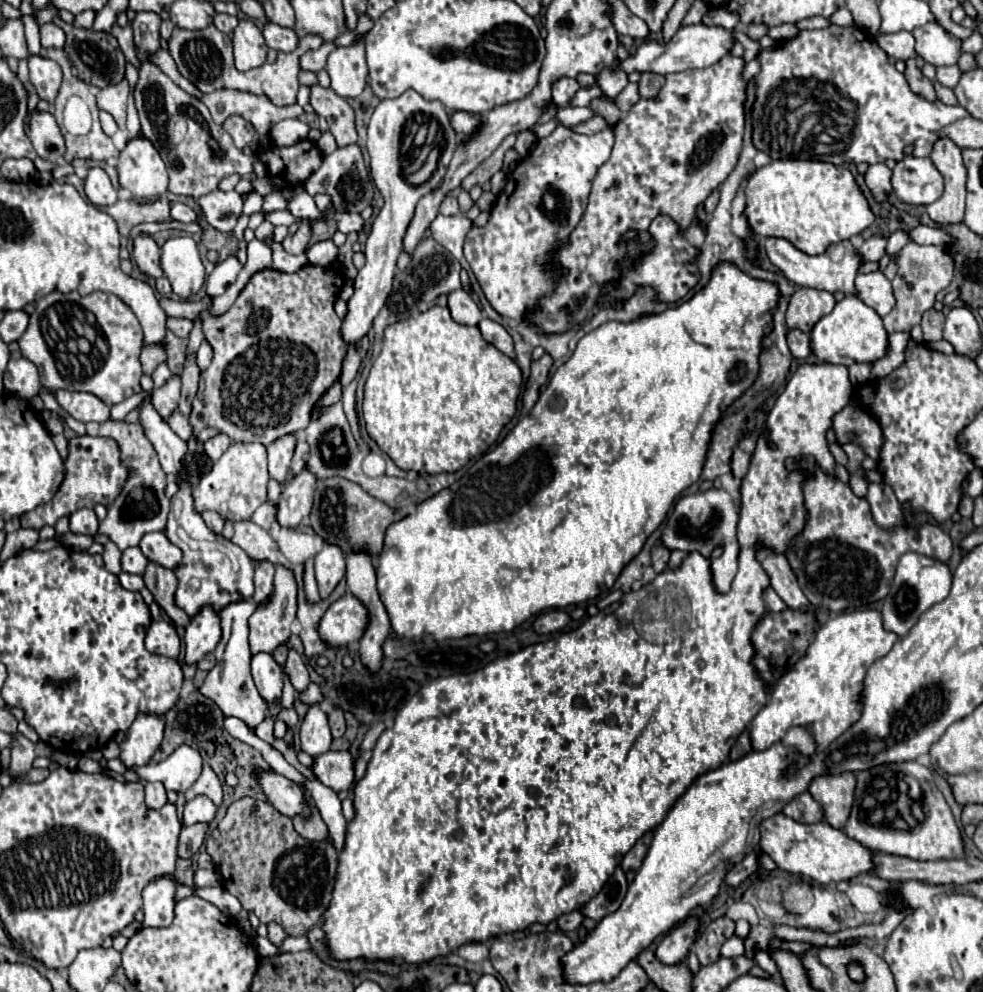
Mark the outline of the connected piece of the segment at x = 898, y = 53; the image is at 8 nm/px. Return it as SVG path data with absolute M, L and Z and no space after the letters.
M894 32L894 34L878 34L878 46L894 60L908 60L914 58L914 36L912 32Z

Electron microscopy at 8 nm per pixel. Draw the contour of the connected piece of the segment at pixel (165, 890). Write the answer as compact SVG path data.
M160 878L150 882L144 892L144 928L168 928L174 920L174 890L176 882L172 878Z

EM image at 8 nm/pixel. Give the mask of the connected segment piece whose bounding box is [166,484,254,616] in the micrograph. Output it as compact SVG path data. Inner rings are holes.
M182 484L178 494L170 500L170 516L166 526L166 536L178 548L182 548L184 558L182 564L174 570L178 576L176 604L188 614L194 616L202 606L214 606L216 610L224 608L234 600L250 600L254 592L254 564L246 556L246 552L226 540L224 536L212 534L202 516L198 516L192 508L192 486Z

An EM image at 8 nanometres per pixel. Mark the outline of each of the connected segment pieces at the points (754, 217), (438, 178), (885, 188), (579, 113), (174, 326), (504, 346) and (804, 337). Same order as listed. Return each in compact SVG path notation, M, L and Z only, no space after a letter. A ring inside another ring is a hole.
M774 160L748 176L744 196L744 216L756 236L784 238L806 254L822 254L830 244L848 240L874 222L850 170L826 162Z
M406 90L402 96L394 100L382 100L376 106L368 124L366 148L370 154L370 174L376 188L380 190L384 198L384 206L372 224L372 232L364 248L366 264L356 276L354 296L348 300L348 314L344 316L342 328L340 328L342 340L350 346L358 346L360 340L370 332L372 320L376 318L376 314L380 312L380 308L384 306L392 290L396 260L402 252L402 236L414 216L414 208L418 200L442 184L442 178L446 174L446 166L442 162L438 162L436 170L426 182L414 186L408 180L412 174L416 174L424 166L432 146L440 148L440 156L454 154L458 146L458 136L450 126L450 118L442 102L430 102L430 100L424 100L414 90ZM416 116L420 116L420 120L416 120Z
M872 164L864 174L866 186L878 204L886 202L888 196L894 192L890 178L892 178L892 170L886 164Z
M560 108L556 118L562 126L574 126L574 124L580 124L580 122L586 122L588 118L592 118L594 112L590 108Z
M172 316L168 318L168 328L180 338L186 338L190 334L192 326L194 326L194 322L188 318L172 318Z
M484 318L484 320L478 324L478 328L480 328L482 338L484 338L486 342L490 342L492 346L496 346L496 348L498 348L500 352L504 352L506 356L514 358L512 338L510 338L510 334L508 334L498 322L494 322L494 320L490 320L490 318Z
M788 330L788 344L794 358L808 358L812 354L810 348L810 336L798 330Z

